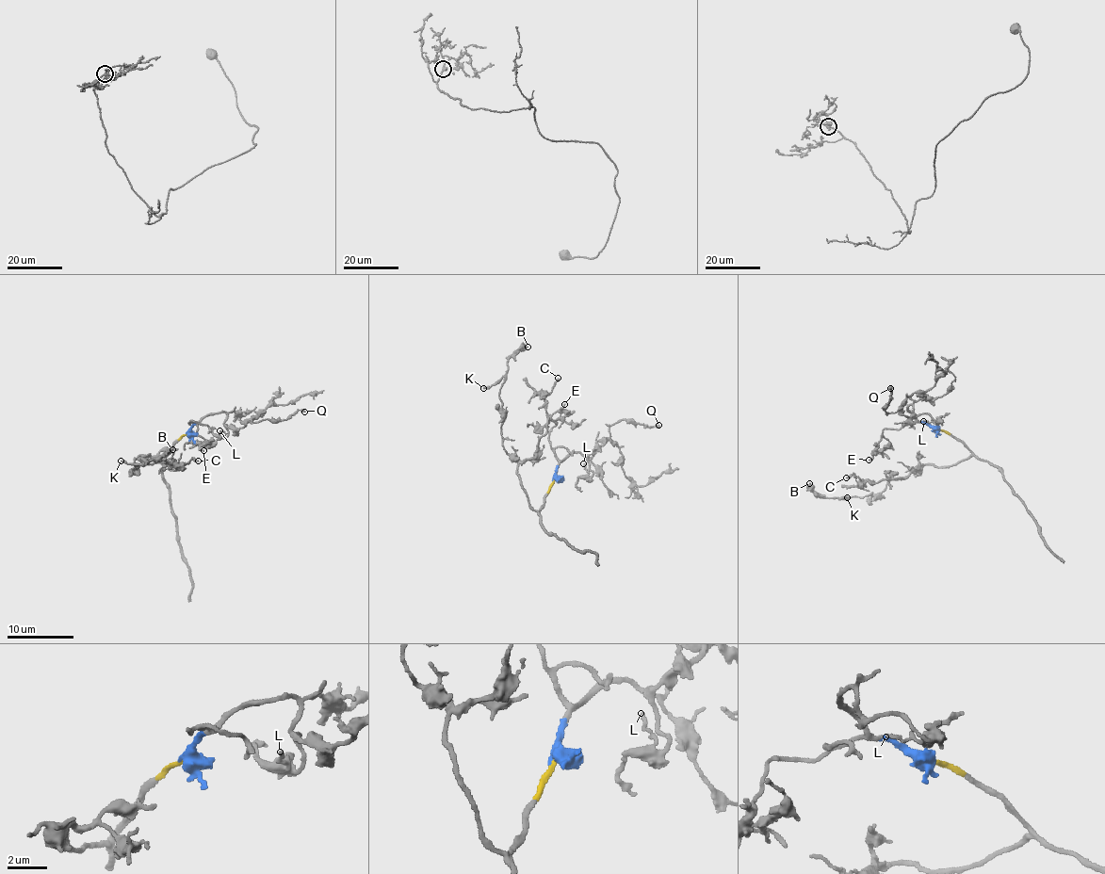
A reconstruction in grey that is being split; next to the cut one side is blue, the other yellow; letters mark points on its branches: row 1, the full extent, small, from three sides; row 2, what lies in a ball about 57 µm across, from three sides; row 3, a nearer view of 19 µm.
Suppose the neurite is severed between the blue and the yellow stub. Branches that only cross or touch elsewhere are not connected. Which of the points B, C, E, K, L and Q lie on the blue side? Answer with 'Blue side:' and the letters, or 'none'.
Blue side: E, L, Q

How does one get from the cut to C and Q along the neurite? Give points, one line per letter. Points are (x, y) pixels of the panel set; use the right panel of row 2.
C: (935, 429), (963, 442), (969, 457), (948, 466), (918, 464), (898, 478), (863, 482), (845, 477)
Q: (935, 429), (908, 412), (911, 405), (914, 414), (909, 417), (898, 411), (886, 412), (882, 408), (889, 388)

